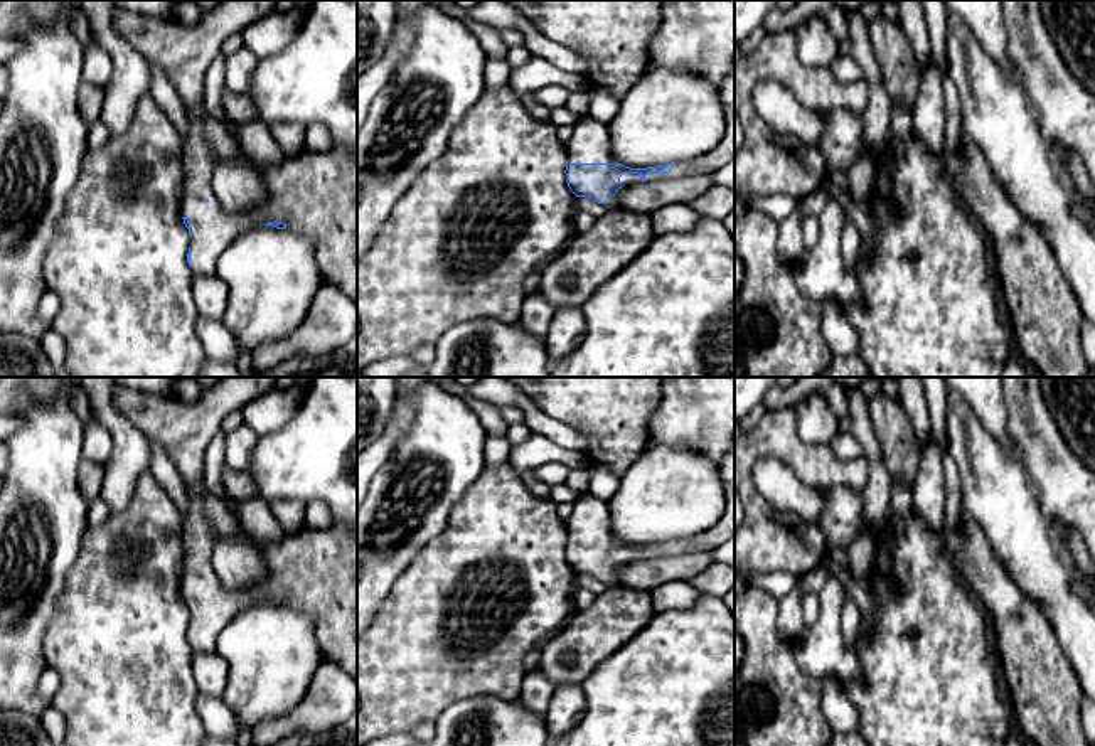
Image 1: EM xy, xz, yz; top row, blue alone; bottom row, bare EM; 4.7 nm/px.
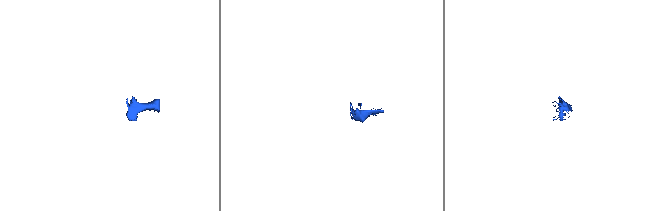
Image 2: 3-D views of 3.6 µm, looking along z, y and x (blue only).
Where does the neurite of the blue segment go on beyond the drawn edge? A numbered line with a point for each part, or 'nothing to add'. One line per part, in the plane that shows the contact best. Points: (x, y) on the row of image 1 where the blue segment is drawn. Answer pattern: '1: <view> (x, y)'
1: xz (723, 152)

